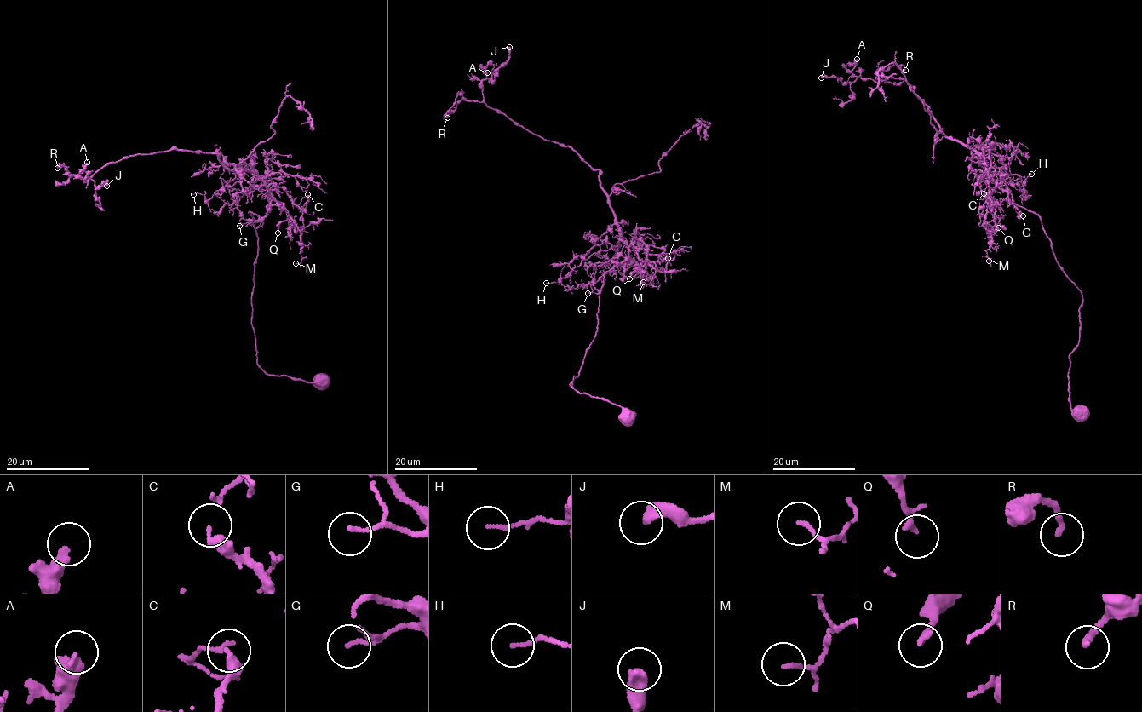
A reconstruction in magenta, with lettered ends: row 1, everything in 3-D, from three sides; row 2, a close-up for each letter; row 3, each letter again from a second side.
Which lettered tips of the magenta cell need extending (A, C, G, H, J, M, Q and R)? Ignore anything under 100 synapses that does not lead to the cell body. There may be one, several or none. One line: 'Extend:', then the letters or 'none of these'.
Extend: none of these

